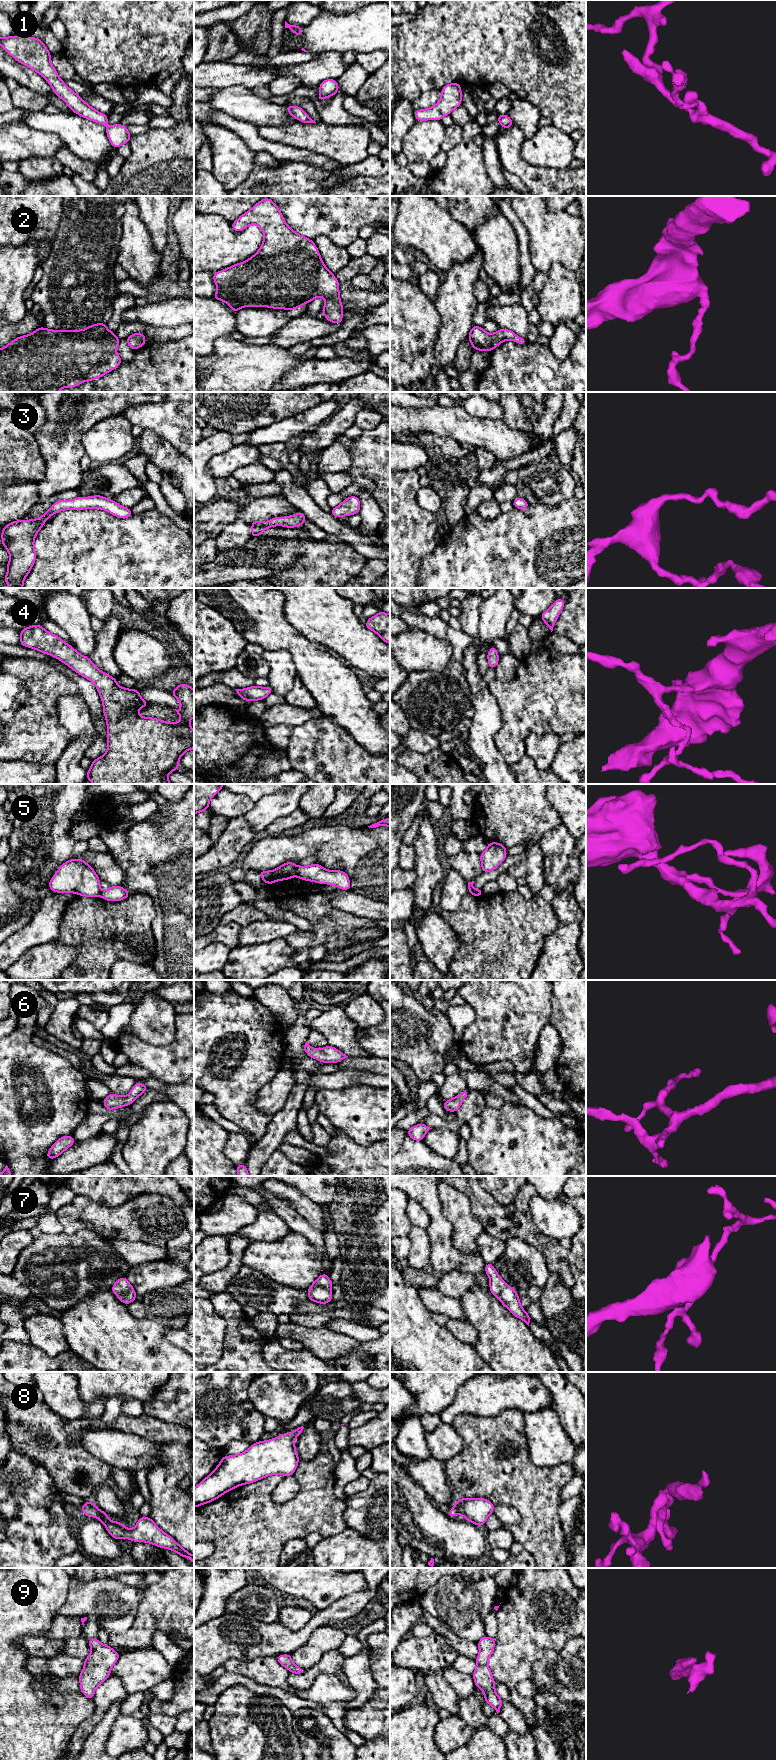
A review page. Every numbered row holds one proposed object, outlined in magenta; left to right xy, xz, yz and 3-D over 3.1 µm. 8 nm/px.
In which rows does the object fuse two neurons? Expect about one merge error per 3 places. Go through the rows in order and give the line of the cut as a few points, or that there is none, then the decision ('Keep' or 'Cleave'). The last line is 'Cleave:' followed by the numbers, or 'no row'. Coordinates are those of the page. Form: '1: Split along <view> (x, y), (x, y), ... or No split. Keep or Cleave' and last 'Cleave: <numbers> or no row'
1: No split. Keep
2: No split. Keep
3: No split. Keep
4: No split. Keep
5: Split along xz (295, 867), (296, 875). Cleave
6: No split. Keep
7: No split. Keep
8: No split. Keep
9: No split. Keep
Cleave: 5

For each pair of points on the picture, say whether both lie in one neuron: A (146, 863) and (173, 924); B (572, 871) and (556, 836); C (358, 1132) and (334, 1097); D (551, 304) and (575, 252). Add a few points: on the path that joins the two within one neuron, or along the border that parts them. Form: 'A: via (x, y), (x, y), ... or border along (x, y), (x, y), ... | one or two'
A: via (158, 878), (173, 893), (173, 909) | one
B: via (567, 862), (560, 855), (557, 845) | one
C: via (355, 1123), (351, 1119), (351, 1115), (342, 1106) | one
D: border along (574, 271), (560, 263), (554, 263), (547, 272) | two

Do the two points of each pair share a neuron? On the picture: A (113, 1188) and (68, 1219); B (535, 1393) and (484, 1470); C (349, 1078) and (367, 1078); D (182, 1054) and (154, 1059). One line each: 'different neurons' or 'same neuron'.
A: different neurons
B: different neurons
C: same neuron
D: same neuron

